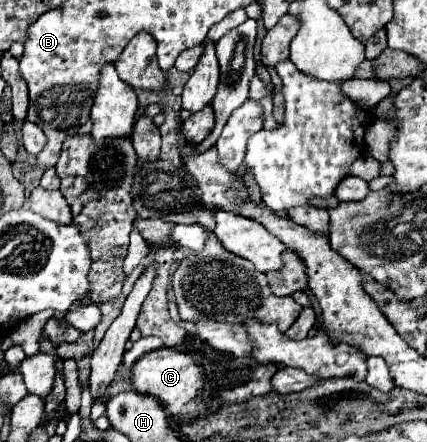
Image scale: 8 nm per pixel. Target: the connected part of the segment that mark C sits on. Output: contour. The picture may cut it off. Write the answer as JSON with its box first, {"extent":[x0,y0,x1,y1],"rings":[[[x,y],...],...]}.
{"extent":[132,347,206,417],"rings":[[[162,347],[158,351],[152,351],[150,355],[140,357],[132,369],[134,389],[138,389],[138,393],[146,393],[146,395],[152,395],[158,401],[162,401],[164,409],[172,417],[178,417],[182,407],[198,397],[204,383],[206,383],[206,377],[198,369],[198,363],[188,353],[172,349],[172,347]]]}

